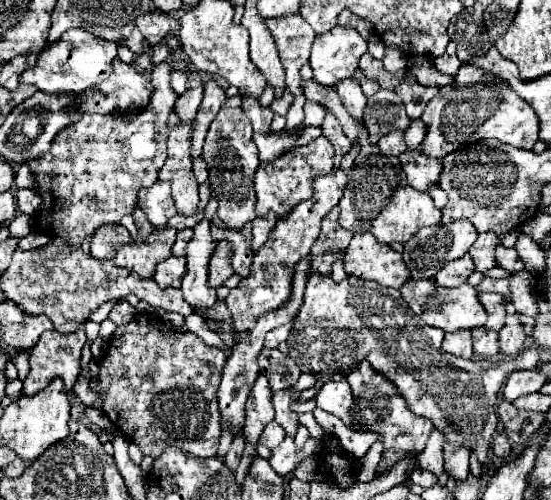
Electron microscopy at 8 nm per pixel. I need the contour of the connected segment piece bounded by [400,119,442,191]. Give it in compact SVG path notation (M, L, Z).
M422 119L412 121L412 125L406 129L408 149L400 155L408 183L412 187L418 187L418 191L428 191L430 187L438 187L442 173L442 161L430 159L422 151L424 137L426 137L426 125L422 123Z

